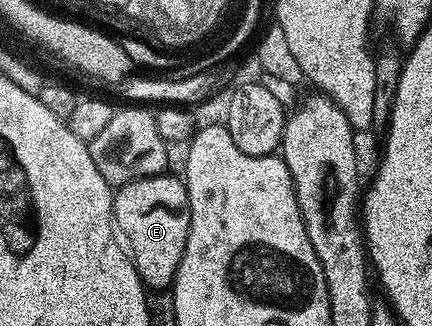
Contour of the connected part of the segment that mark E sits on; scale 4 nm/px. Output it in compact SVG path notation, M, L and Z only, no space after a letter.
M164 172L118 187L113 194L113 222L129 247L131 261L134 262L144 287L155 292L166 291L174 283L181 256L185 256L185 240L189 236L191 205L187 195L187 183L182 177L175 175L174 178L171 172Z

